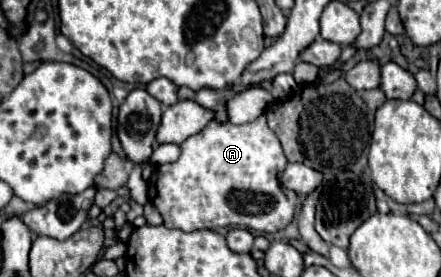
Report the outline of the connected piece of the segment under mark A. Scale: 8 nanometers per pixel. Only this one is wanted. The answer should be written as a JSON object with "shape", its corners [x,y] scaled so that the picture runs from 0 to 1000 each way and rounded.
{"shape":[[[590,419],[576,440],[549,455],[535,455],[526,440],[481,433],[458,477],[413,513],[408,534],[413,534],[408,570],[399,585],[354,599],[336,650],[340,729],[358,751],[381,823],[435,838],[454,823],[490,830],[512,816],[544,816],[580,838],[626,838],[658,809],[667,780],[671,708],[644,686],[644,671],[635,671],[635,628],[653,592],[653,578],[639,549],[635,505],[608,455],[603,419]]]}

